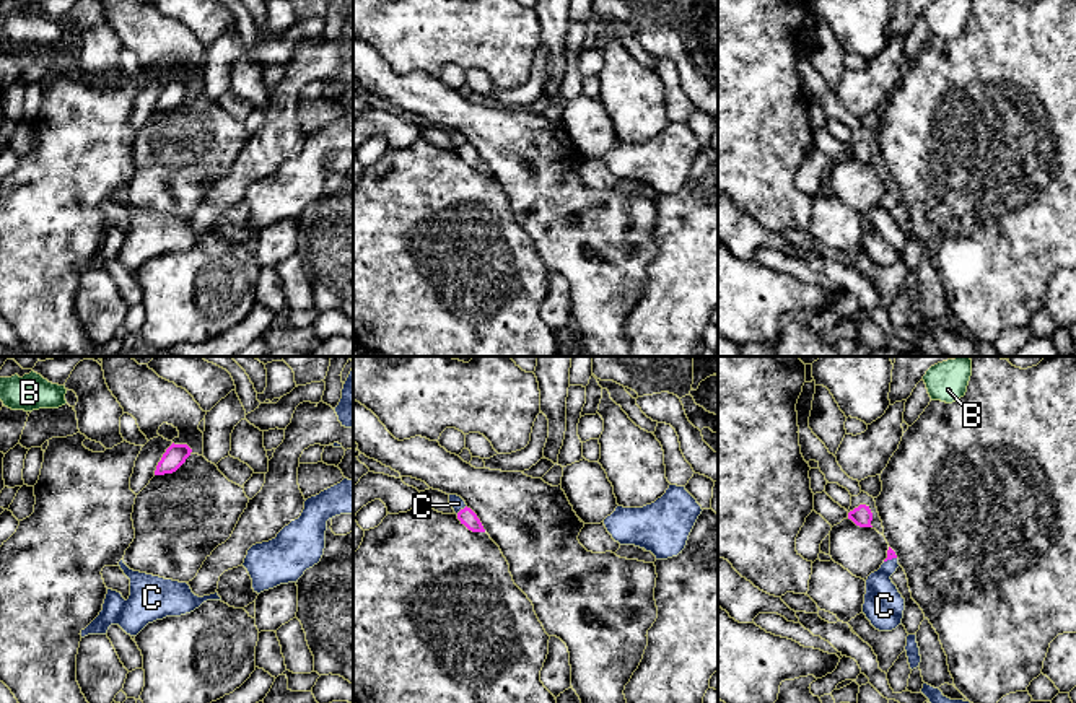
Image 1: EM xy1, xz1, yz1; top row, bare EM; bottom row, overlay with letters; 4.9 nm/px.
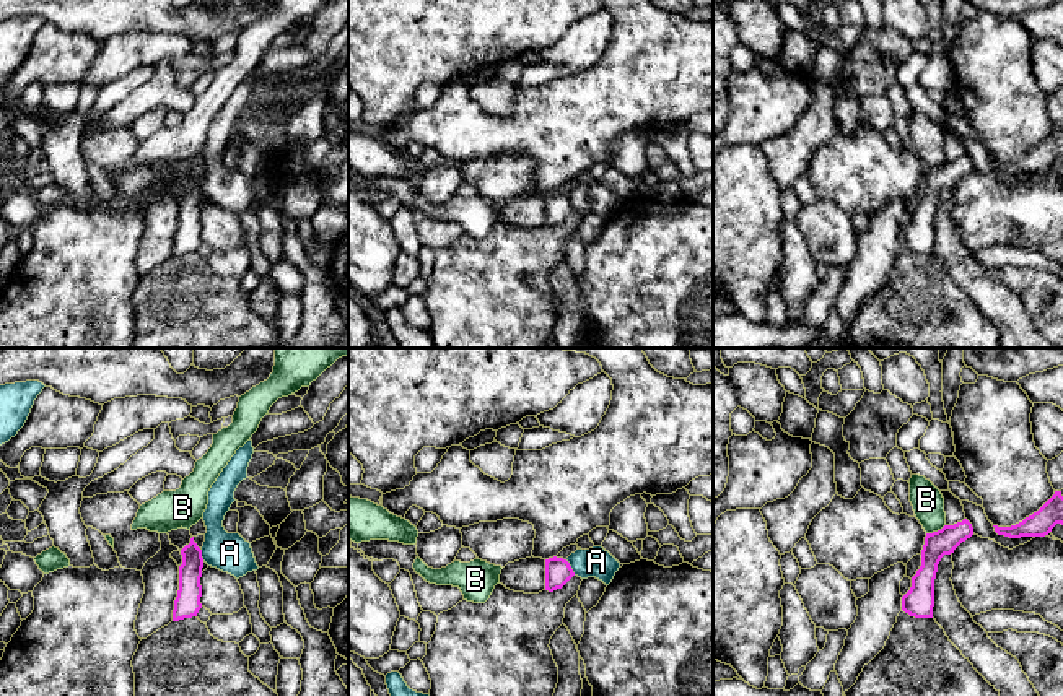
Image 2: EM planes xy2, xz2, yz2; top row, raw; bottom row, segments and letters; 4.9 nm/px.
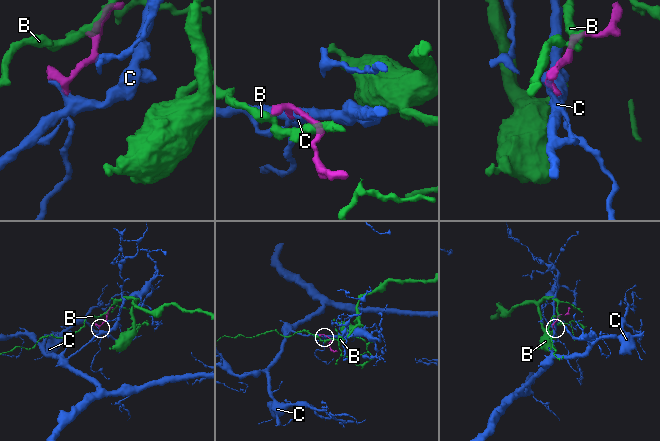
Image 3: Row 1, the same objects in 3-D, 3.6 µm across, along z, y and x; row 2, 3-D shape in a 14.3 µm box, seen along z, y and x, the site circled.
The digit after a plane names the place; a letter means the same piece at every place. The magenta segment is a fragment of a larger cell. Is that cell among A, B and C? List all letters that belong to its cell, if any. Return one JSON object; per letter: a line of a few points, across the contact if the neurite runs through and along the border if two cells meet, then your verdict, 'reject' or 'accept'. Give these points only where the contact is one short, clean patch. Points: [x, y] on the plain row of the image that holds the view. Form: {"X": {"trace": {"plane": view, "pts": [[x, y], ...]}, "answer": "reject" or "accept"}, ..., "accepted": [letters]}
{"A": {"trace": {"plane": "xz2", "pts": [[565, 195], [575, 210]]}, "answer": "reject"}, "B": {"trace": {"plane": "yz2", "pts": [[944, 160], [927, 169]]}, "answer": "reject"}, "C": {"trace": {"plane": "xz1", "pts": [[466, 152], [461, 145], [458, 139]]}, "answer": "accept"}, "accepted": ["C"]}

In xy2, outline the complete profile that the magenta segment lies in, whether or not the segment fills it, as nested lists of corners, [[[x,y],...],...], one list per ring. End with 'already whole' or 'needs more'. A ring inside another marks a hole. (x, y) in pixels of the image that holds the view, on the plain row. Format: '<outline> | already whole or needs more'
[[[190,174],[190,179],[181,185],[182,200],[179,202],[179,226],[174,236],[173,257],[197,252],[202,244],[202,185]]] | already whole

